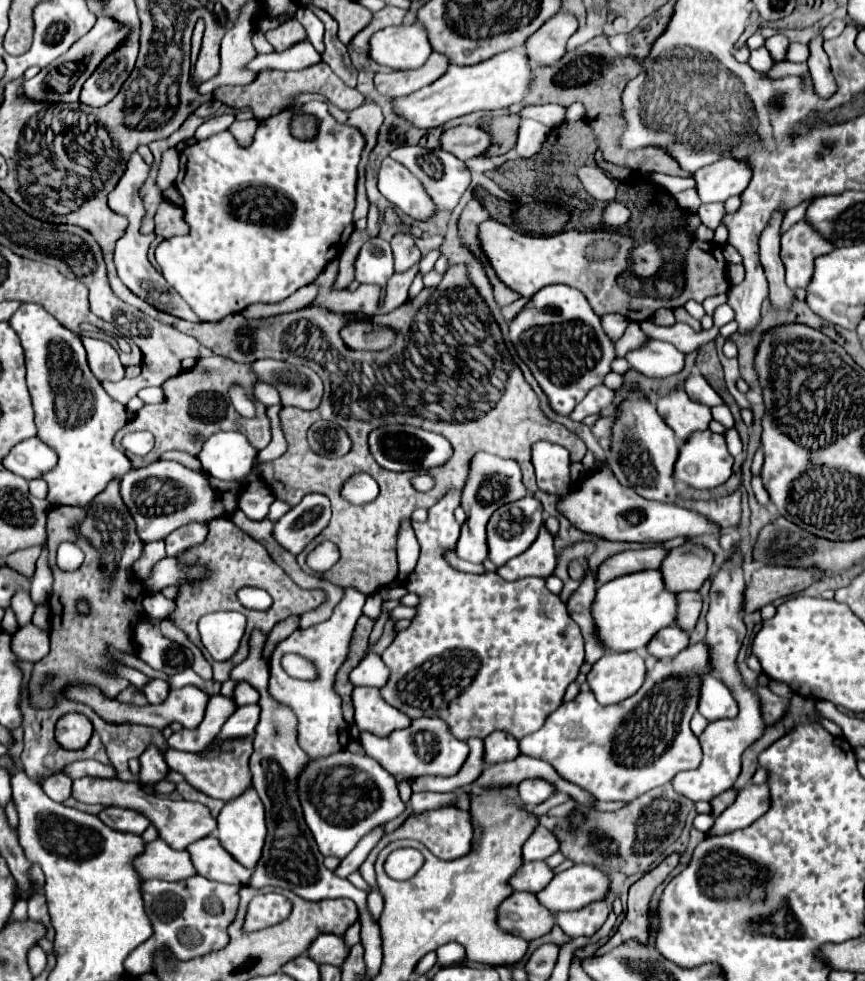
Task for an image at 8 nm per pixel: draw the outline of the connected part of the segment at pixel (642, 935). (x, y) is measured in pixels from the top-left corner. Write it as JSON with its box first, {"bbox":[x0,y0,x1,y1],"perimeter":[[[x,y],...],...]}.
{"bbox":[597,854,679,954],"perimeter":[[[671,854],[667,856],[657,868],[653,868],[651,872],[647,872],[641,880],[637,880],[631,888],[629,888],[629,902],[627,902],[627,916],[621,922],[621,926],[617,928],[615,936],[597,950],[597,954],[605,954],[607,950],[619,946],[619,942],[625,942],[627,938],[639,938],[641,942],[647,942],[647,910],[649,910],[649,898],[655,890],[655,886],[659,886],[667,874],[677,866],[679,862],[679,854]]]}

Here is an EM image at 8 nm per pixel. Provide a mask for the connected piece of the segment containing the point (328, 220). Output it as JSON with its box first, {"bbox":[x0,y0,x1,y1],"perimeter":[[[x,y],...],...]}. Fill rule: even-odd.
{"bbox":[155,102,365,322],"perimeter":[[[323,102],[293,106],[261,120],[253,144],[247,148],[241,146],[229,130],[191,144],[195,152],[181,152],[185,174],[175,180],[183,198],[183,218],[191,232],[163,240],[157,246],[155,258],[163,278],[205,322],[243,312],[255,302],[281,302],[297,288],[311,284],[325,264],[339,256],[355,228],[355,184],[363,146],[365,136],[361,130],[335,122]],[[297,114],[317,118],[319,132],[313,140],[299,140],[291,134],[291,122]]]}

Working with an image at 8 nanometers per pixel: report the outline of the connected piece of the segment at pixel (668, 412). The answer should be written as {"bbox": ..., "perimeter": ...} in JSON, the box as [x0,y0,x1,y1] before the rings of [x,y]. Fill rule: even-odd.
{"bbox":[657,388,711,442],"perimeter":[[[683,388],[659,394],[657,410],[681,442],[685,442],[695,430],[707,430],[711,422],[709,406],[693,402]]]}

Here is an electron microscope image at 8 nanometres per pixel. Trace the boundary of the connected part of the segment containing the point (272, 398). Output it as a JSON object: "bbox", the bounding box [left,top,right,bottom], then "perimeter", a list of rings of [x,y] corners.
{"bbox":[253,382,279,406],"perimeter":[[[255,382],[253,386],[253,398],[265,406],[273,406],[279,404],[279,394],[275,394],[273,386],[267,386],[263,382]]]}

